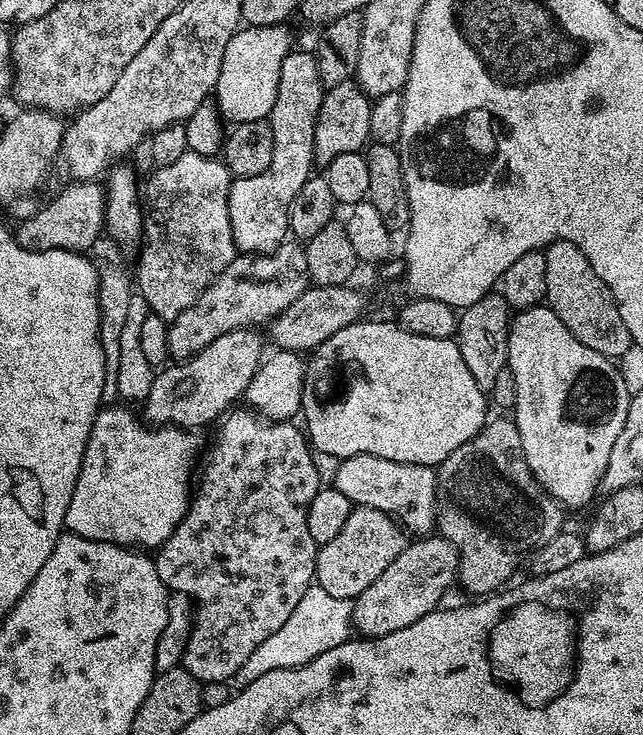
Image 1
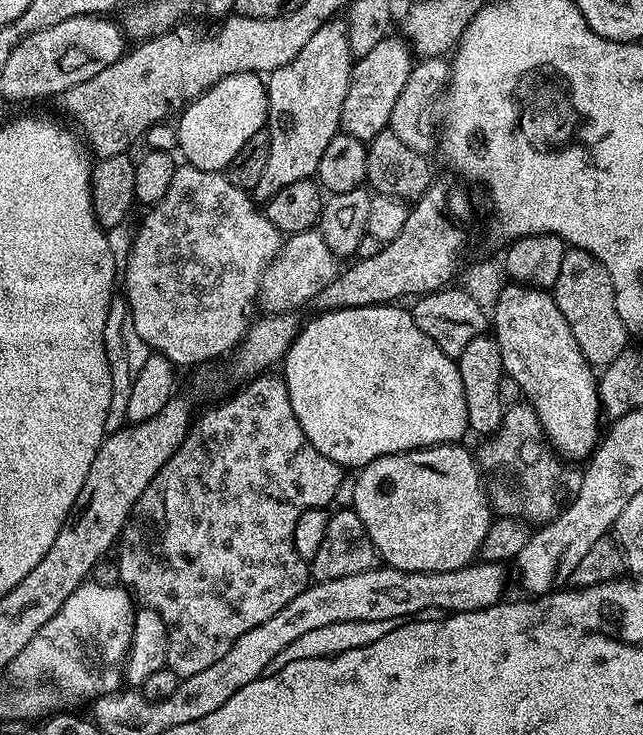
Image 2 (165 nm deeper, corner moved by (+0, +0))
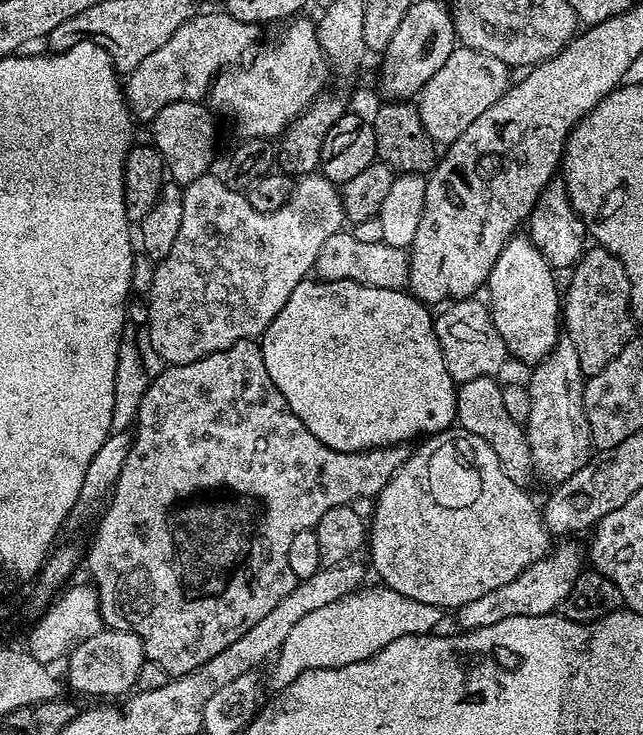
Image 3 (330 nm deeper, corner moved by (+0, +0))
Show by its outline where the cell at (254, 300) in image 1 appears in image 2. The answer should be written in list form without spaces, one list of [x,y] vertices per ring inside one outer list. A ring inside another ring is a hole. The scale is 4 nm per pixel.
[[[319,230],[293,232],[280,245],[280,253],[272,259],[272,264],[260,280],[259,307],[265,313],[296,312],[303,304],[309,305],[318,290],[334,282],[342,269],[341,261],[326,246]]]

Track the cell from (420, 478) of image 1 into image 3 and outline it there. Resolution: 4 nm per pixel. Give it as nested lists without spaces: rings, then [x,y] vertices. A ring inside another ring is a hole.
[[[453,426],[445,432],[433,432],[431,436],[421,439],[409,451],[408,460],[386,482],[386,486],[374,497],[375,508],[370,519],[370,531],[366,536],[367,551],[372,551],[371,571],[380,575],[379,583],[385,588],[392,588],[398,594],[406,598],[414,598],[418,602],[426,602],[430,606],[438,606],[441,610],[455,610],[474,602],[474,598],[482,598],[482,594],[490,594],[490,590],[498,590],[498,586],[506,586],[506,582],[512,582],[522,570],[529,568],[534,562],[538,562],[547,556],[550,551],[550,533],[544,525],[544,517],[538,504],[535,504],[527,496],[525,485],[515,484],[511,478],[506,478],[506,470],[502,470],[502,462],[498,462],[498,454],[478,438],[478,434],[470,434],[464,428]]]

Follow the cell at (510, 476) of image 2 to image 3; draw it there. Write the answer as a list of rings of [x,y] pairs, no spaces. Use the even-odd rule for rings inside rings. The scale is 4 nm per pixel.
[[[567,334],[531,369],[526,379],[530,396],[530,418],[524,426],[528,436],[532,470],[537,481],[555,486],[561,484],[593,455],[592,432],[586,407],[586,377],[578,362],[578,350]]]

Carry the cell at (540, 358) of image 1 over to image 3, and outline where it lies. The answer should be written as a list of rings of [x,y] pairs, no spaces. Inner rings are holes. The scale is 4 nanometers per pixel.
[[[517,234],[498,254],[486,285],[486,303],[502,342],[513,357],[535,366],[562,335],[562,292],[556,289],[554,270],[532,245],[527,234]]]

